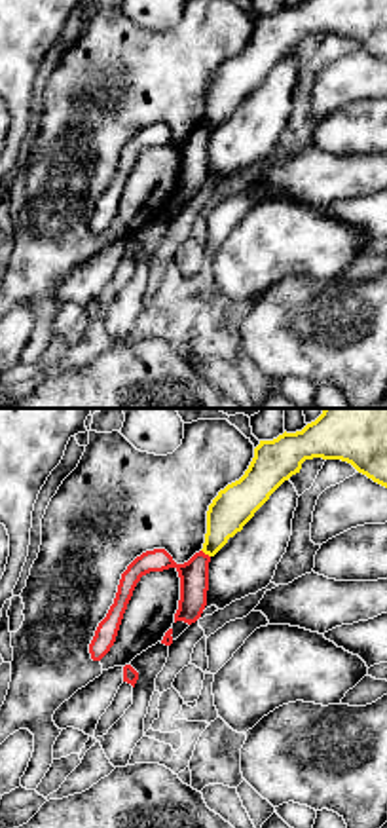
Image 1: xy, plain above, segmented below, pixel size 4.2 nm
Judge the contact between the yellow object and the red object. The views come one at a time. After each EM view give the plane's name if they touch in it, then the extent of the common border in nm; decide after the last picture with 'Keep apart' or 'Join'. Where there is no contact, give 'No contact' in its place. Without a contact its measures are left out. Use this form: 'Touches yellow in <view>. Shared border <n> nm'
Touches yellow in xy. Shared border 50 nm

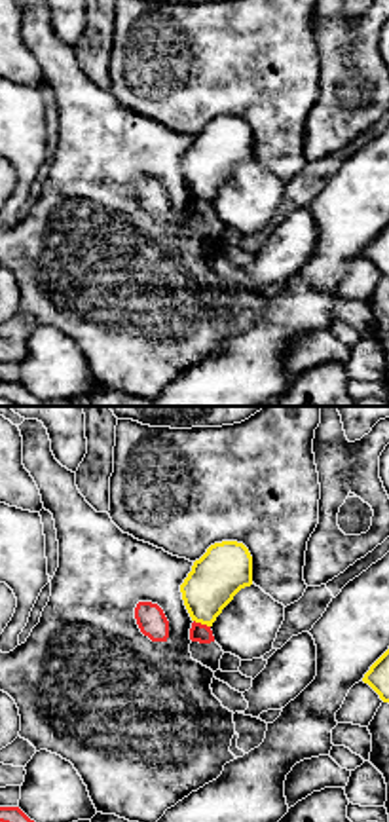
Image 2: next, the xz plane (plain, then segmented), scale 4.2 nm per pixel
Touches yellow in xz. Shared border 80 nm

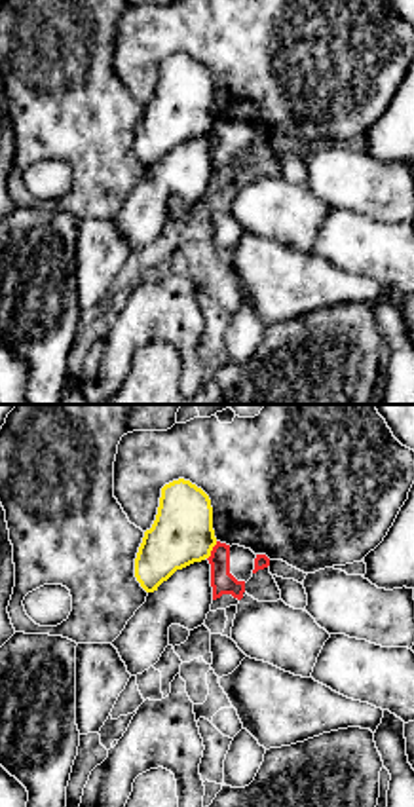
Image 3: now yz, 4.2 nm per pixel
Touches yellow in yz. Shared border 90 nm

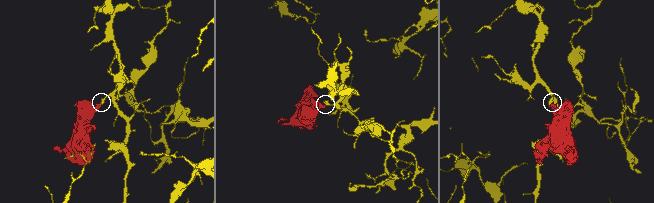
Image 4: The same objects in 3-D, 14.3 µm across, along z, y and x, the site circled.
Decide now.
Keep apart

